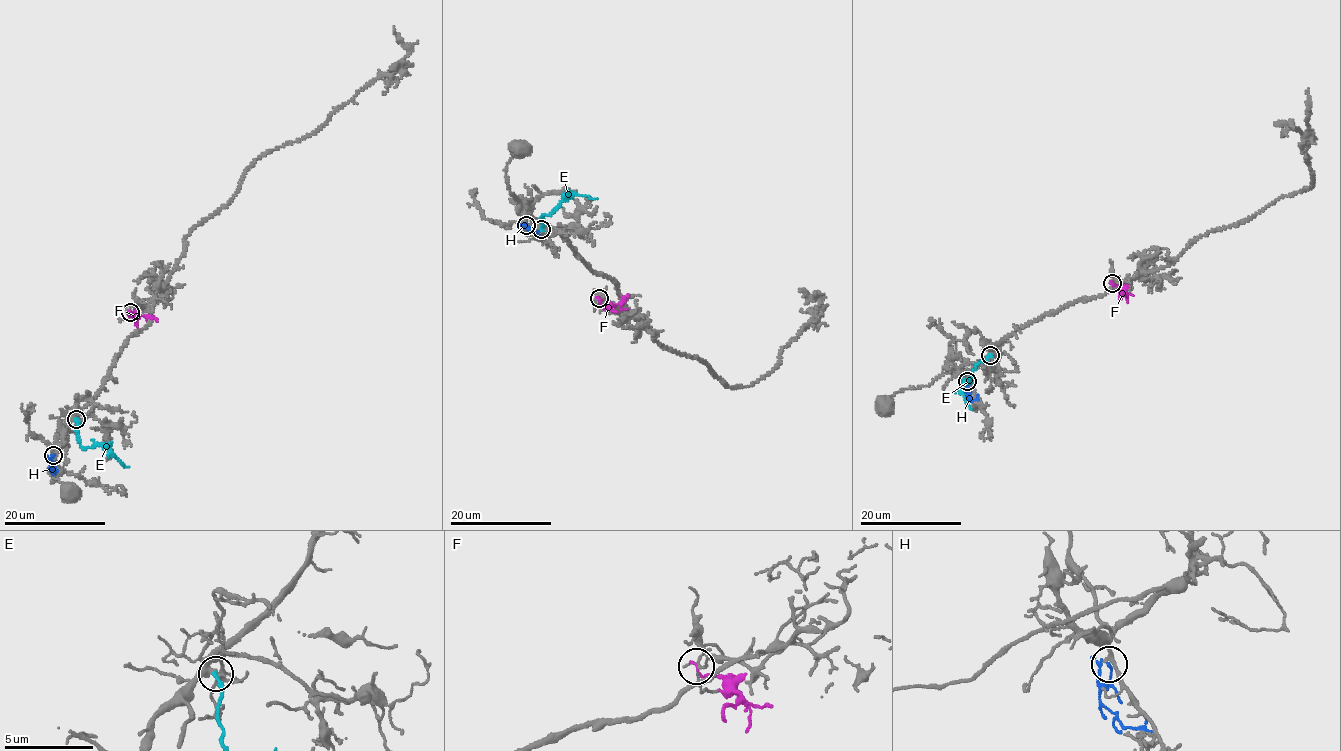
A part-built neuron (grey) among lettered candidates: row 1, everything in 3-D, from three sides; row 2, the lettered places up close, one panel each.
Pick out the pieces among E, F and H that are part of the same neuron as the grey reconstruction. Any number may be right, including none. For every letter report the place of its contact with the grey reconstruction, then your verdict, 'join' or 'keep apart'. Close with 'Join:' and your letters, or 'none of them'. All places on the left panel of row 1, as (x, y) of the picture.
E: meets grey at (76, 419); join
F: meets grey at (130, 312); keep apart
H: meets grey at (53, 455); keep apart
Join: E

